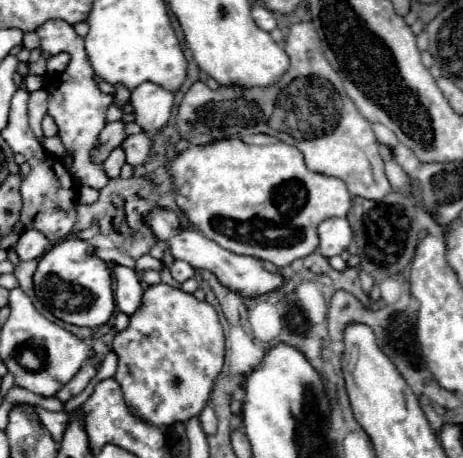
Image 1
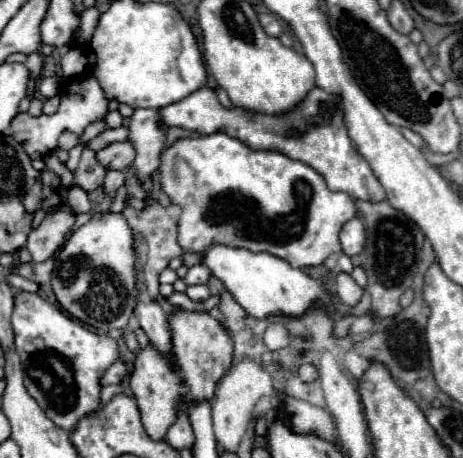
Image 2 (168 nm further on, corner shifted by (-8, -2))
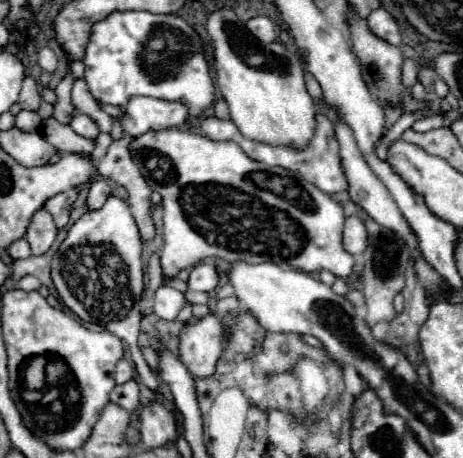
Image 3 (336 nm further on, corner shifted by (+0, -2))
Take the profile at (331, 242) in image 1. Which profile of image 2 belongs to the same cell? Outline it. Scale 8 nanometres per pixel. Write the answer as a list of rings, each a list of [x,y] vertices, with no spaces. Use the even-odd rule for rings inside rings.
[[[358,217],[350,219],[342,231],[340,231],[340,245],[342,245],[342,251],[352,257],[352,255],[358,255],[362,249],[364,249],[364,225]]]

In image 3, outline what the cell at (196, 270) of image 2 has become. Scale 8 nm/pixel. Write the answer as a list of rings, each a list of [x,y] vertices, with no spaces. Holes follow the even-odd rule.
[[[198,263],[192,271],[190,271],[190,279],[188,279],[188,287],[192,291],[214,291],[220,283],[220,273],[216,271],[216,267],[212,263]]]

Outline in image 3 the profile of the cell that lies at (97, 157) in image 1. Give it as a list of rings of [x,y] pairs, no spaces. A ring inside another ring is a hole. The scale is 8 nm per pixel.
[[[78,187],[76,189],[70,189],[70,191],[64,191],[60,195],[54,195],[52,199],[48,199],[44,203],[44,209],[54,217],[54,223],[58,227],[58,231],[62,231],[68,223],[68,213],[72,209],[72,203],[76,201],[78,197]]]

